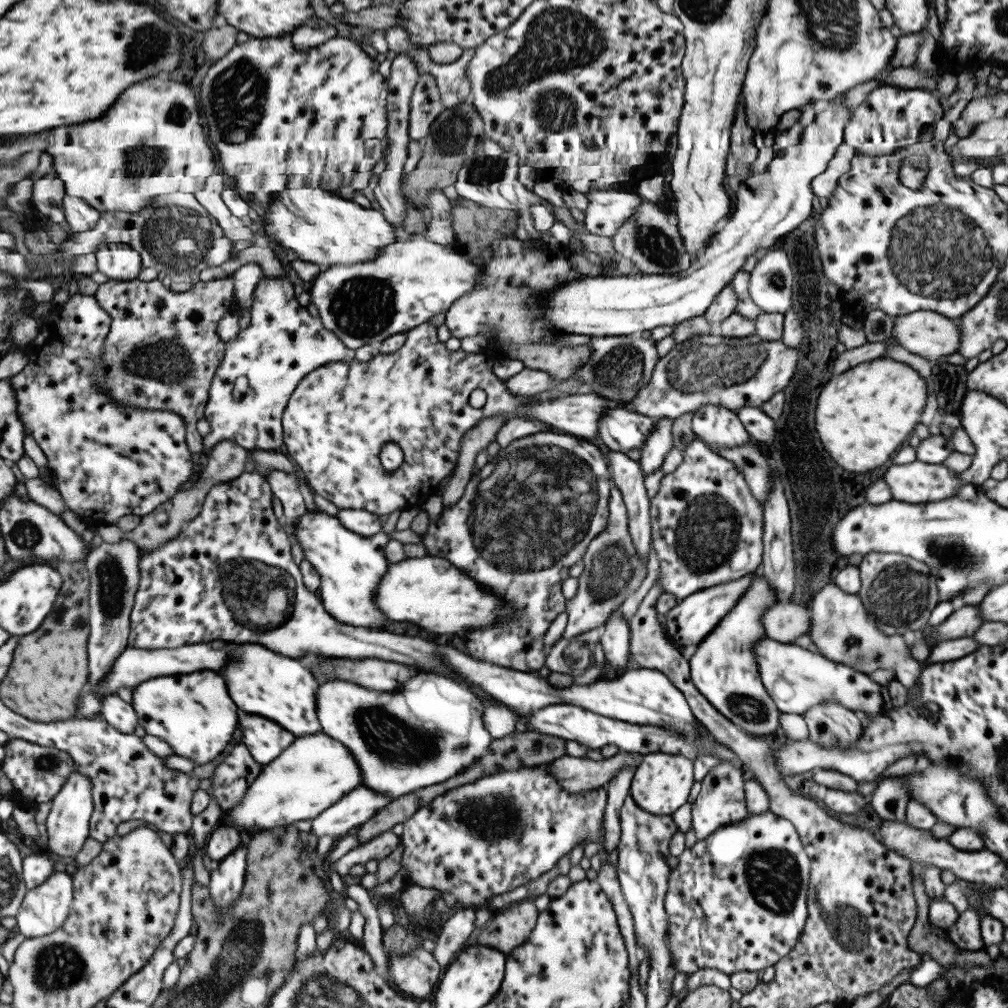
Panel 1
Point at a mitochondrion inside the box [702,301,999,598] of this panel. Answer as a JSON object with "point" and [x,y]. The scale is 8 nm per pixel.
{"point":[953,554]}

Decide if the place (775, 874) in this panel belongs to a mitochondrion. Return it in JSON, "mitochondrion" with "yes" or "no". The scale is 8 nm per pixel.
{"mitochondrion":"yes"}

